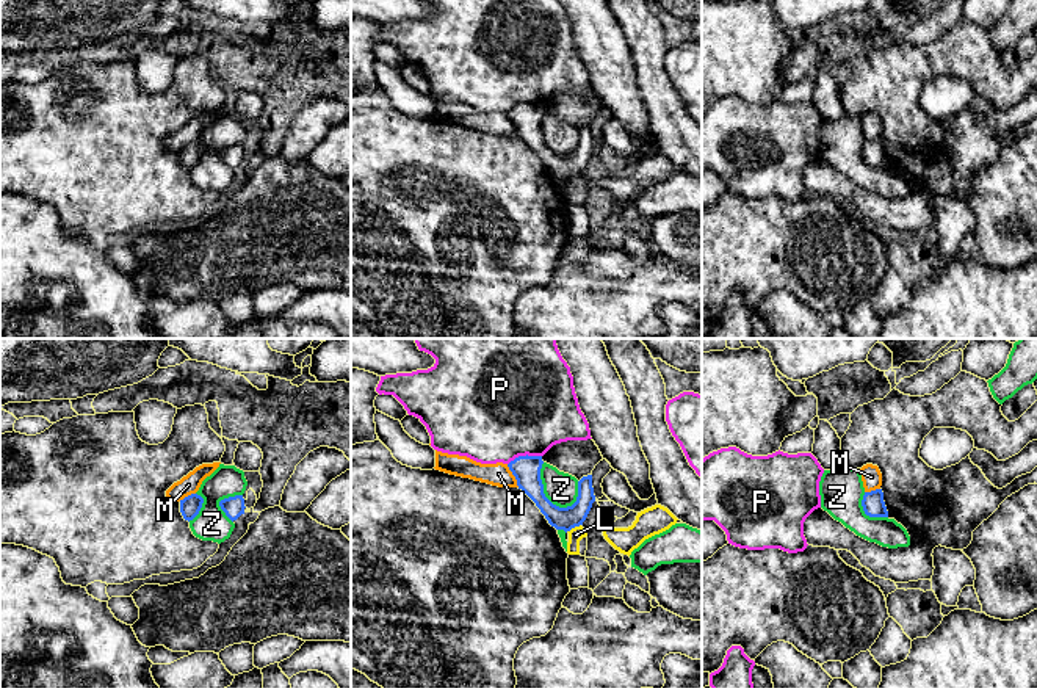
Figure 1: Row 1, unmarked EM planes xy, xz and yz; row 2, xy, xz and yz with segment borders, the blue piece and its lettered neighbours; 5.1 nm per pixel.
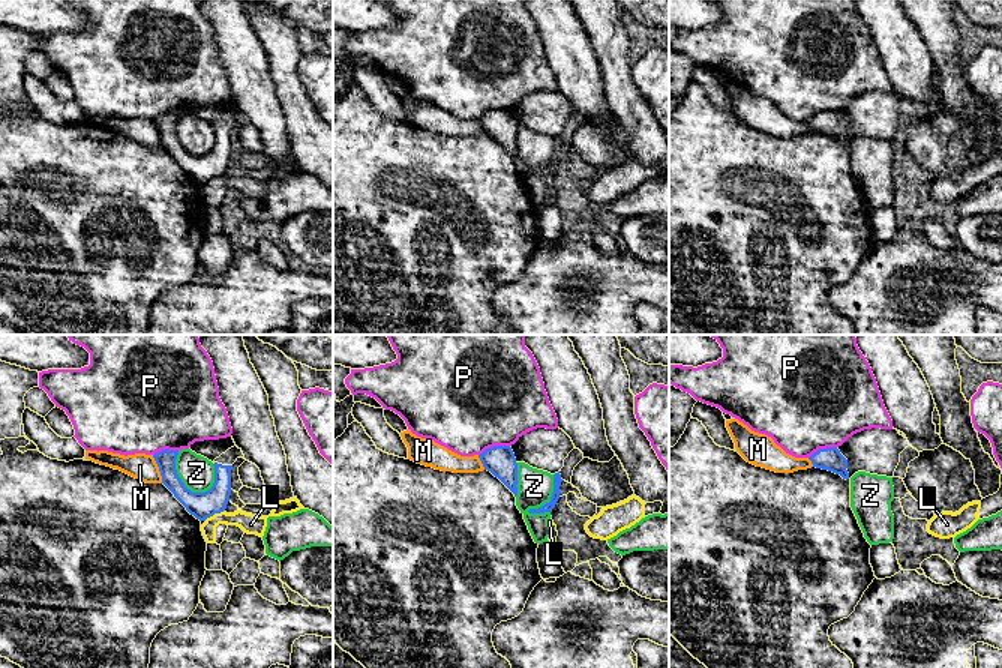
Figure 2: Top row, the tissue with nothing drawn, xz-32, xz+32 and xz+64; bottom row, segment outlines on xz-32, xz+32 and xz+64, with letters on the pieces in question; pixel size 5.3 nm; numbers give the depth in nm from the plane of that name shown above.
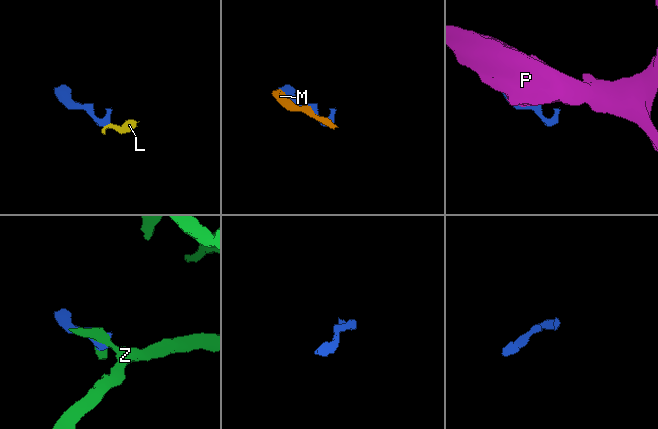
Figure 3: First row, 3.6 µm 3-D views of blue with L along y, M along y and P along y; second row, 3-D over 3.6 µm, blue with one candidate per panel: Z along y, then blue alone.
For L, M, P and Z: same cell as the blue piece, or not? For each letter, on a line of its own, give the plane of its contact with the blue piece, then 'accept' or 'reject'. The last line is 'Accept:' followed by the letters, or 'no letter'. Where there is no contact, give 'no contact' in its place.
L: meets blue in xz; reject
M: meets blue in xz; reject
P: meets blue in xz; reject
Z: meets blue in xz; reject
Accept: no letter

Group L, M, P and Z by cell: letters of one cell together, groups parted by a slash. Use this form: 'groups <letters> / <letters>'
groups L / M / P / Z

